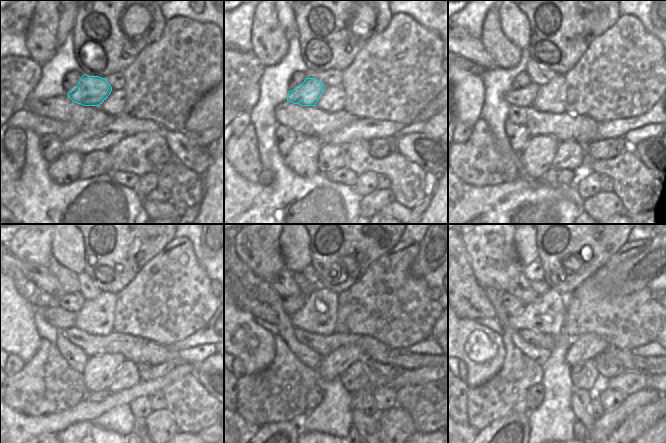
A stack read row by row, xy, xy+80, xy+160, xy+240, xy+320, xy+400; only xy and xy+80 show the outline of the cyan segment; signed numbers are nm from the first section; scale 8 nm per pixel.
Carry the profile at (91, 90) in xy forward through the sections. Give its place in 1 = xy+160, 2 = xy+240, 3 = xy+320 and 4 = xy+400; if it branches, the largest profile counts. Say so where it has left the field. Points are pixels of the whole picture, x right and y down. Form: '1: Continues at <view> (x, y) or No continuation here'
1: Continues at xy+160 (525, 96)
2: Continues at xy+240 (58, 317)
3: Continues at xy+320 (250, 293)
4: Continues at xy+400 (468, 299).

